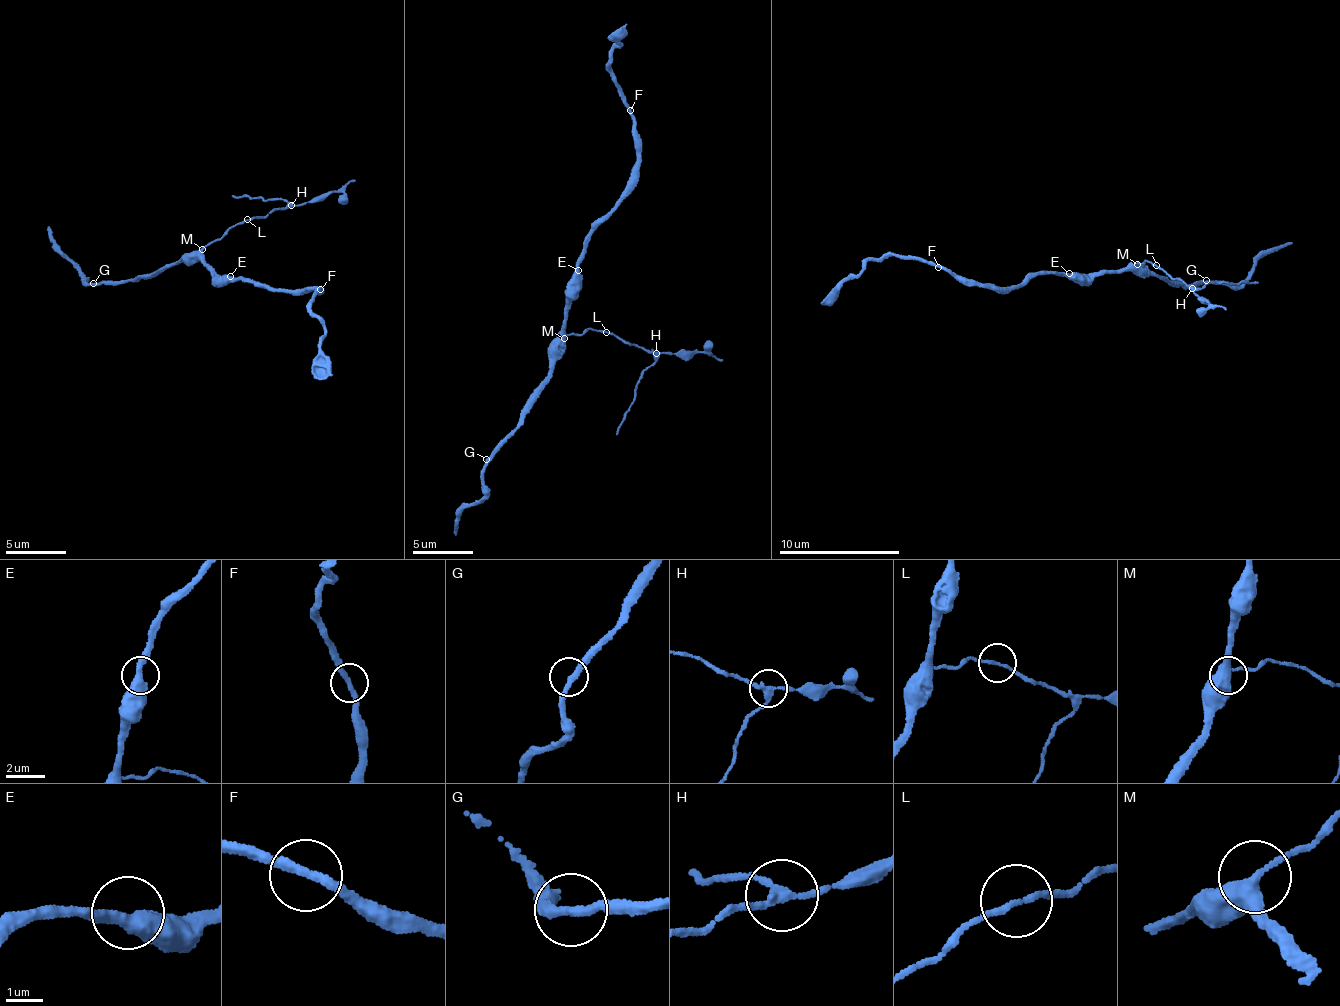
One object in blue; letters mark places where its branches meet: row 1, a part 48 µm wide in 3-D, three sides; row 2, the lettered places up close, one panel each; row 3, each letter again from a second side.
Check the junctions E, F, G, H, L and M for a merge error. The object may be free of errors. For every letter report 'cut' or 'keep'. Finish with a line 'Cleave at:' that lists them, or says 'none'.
E: keep
F: keep
G: keep
H: cut
L: keep
M: keep
Cleave at: H

